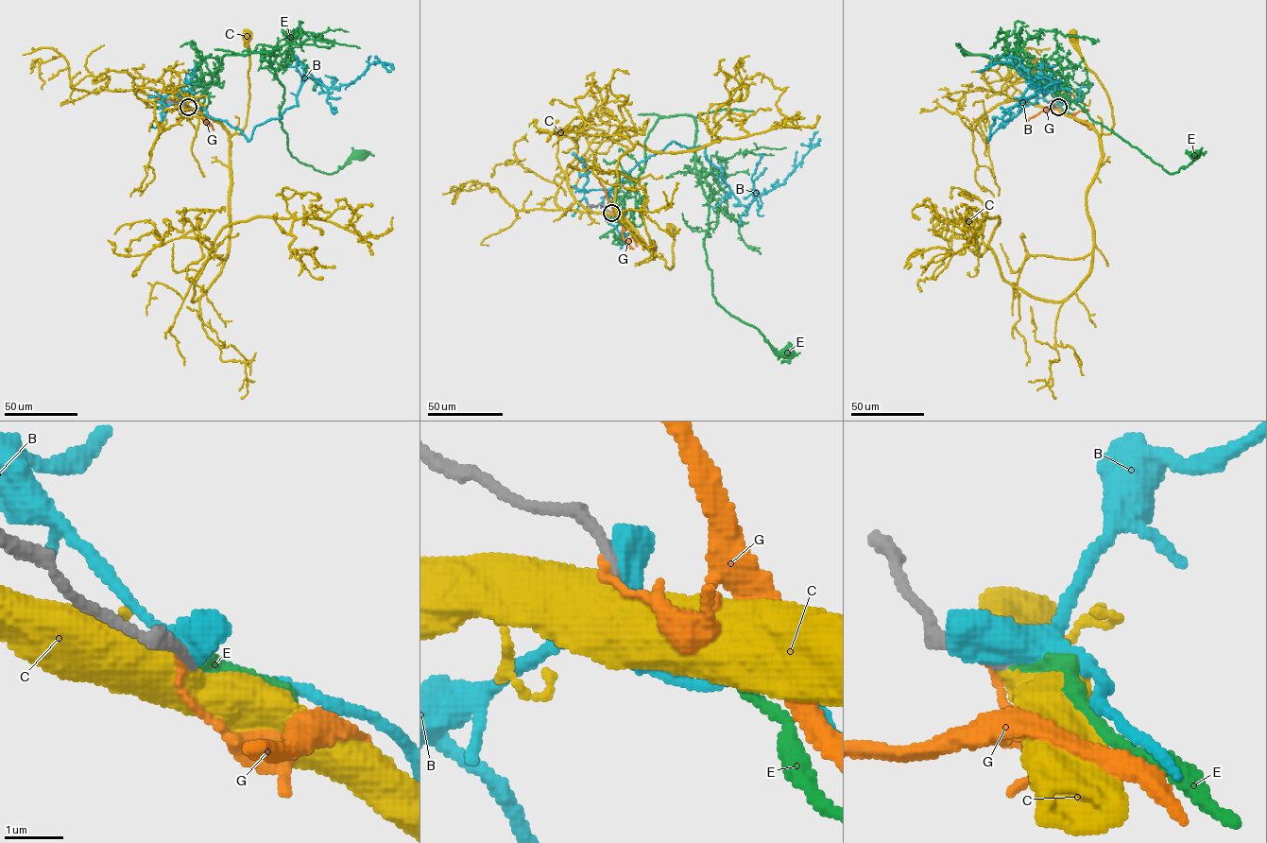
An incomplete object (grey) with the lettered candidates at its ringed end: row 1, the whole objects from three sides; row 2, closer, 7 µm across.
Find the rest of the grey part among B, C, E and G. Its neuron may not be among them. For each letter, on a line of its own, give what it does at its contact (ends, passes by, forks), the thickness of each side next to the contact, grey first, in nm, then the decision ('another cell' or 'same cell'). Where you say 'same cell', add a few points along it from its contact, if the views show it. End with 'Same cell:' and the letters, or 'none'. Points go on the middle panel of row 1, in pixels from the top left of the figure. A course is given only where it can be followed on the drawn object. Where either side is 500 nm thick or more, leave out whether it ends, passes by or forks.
B: calibres 220 and 750 nm; another cell
C: calibres 200 and 700 nm; another cell
E: it ends; calibres 170 and 240 nm; same cell; course (611, 213), (627, 225), (656, 122), (692, 116), (709, 204), (711, 294), (775, 351), (787, 350)
G: it ends; calibres 220 and 90 nm; another cell
Same cell: E

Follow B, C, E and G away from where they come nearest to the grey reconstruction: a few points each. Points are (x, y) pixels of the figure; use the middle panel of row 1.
B: (611, 213), (602, 205), (609, 189), (674, 141), (704, 146), (747, 205), (783, 182), (817, 131)
C: (611, 213), (623, 217), (642, 243), (662, 258), (670, 268), (673, 265), (674, 234), (670, 228)
E: (611, 213), (627, 225), (656, 122), (692, 116), (709, 204), (711, 294), (775, 351), (787, 350)
G: (611, 213), (630, 231), (632, 236), (628, 244), (633, 249)

